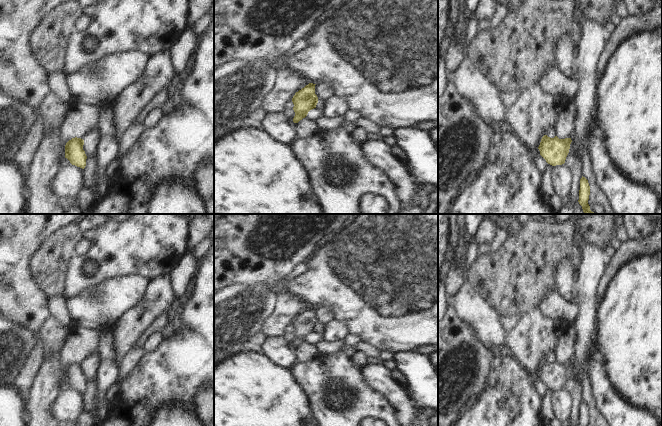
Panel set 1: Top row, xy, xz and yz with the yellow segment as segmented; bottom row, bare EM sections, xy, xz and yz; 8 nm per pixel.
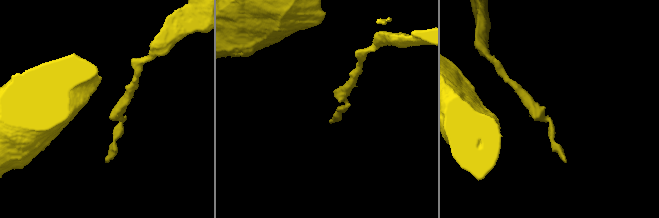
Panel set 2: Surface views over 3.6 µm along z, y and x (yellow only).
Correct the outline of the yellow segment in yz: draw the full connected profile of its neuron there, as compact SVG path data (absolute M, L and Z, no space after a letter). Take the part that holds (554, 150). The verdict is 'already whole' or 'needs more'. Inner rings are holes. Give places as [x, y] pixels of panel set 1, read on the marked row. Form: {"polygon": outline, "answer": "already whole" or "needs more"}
{"polygon": "M544 135L538 147L540 155L552 166L565 163L569 153L571 138L559 139L557 136L550 138Z", "answer": "already whole"}

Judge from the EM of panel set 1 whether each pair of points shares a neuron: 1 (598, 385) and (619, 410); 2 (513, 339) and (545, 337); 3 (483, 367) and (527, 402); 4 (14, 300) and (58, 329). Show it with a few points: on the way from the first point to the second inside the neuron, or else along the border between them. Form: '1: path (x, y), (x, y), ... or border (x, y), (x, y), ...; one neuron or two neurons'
1: path (604, 391), (613, 404); one neuron
2: path (521, 339), (537, 337); one neuron
3: border (488, 383), (482, 396), (475, 403); two neurons
4: border (50, 298), (50, 315), (39, 330); two neurons

